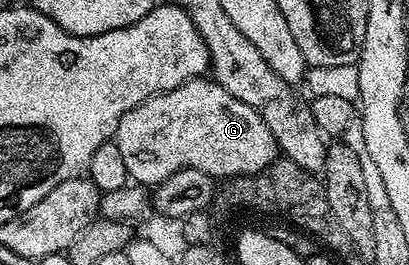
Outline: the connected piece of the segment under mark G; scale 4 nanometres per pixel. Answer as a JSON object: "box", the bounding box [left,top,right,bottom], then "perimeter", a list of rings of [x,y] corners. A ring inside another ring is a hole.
{"box":[113,79,277,187],"perimeter":[[[214,79],[187,81],[168,93],[142,101],[121,119],[113,140],[125,159],[130,180],[144,187],[154,187],[182,169],[205,171],[216,179],[244,177],[267,169],[277,157],[277,146],[265,119],[249,103],[241,103],[241,99],[229,95]]]}

